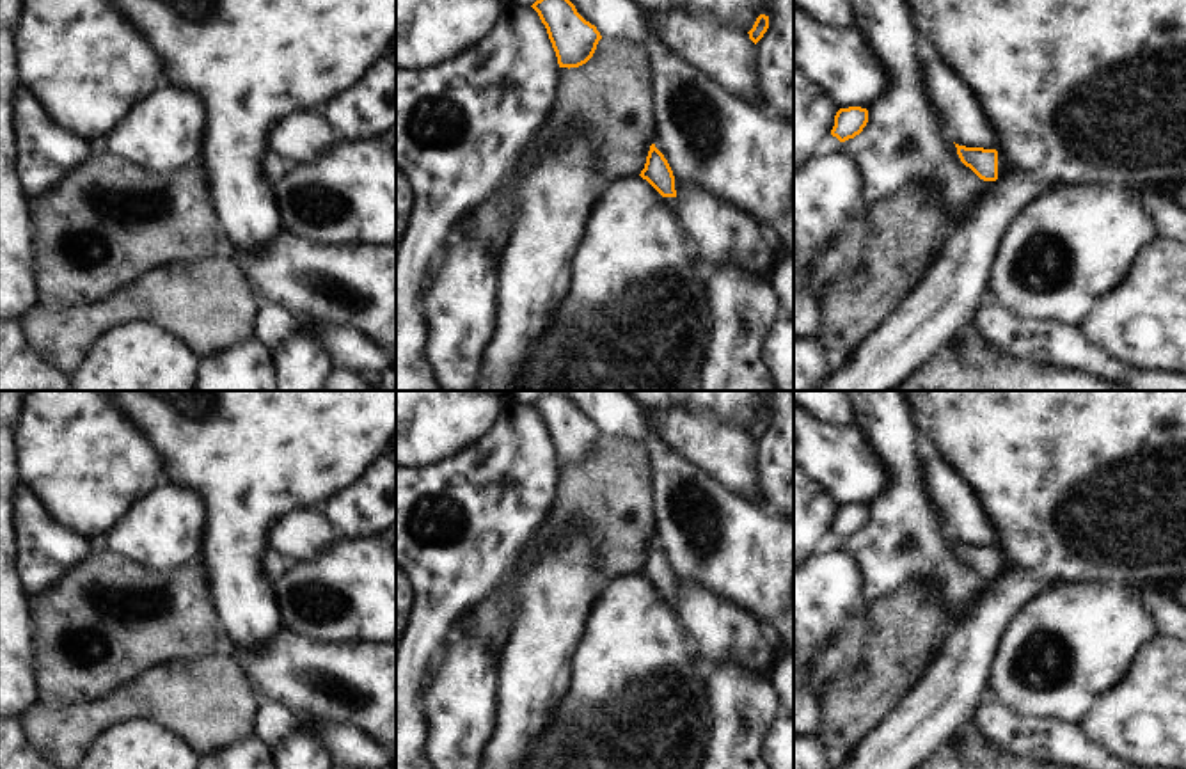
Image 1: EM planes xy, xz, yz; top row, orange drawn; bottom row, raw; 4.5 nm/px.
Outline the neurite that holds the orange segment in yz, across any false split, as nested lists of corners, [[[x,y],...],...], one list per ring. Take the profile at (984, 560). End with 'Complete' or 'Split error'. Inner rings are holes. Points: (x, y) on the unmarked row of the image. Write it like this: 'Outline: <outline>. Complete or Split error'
Outline: [[[955,542],[955,545],[961,559],[984,579],[996,579],[1014,567],[1014,561],[996,547],[966,545],[959,542]]]. Split error.

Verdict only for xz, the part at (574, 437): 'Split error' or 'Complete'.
Complete.

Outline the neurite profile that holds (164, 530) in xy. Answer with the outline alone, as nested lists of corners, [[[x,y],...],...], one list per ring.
[[[172,483],[138,499],[101,538],[101,545],[146,568],[169,572],[199,558],[206,508],[195,490]]]

